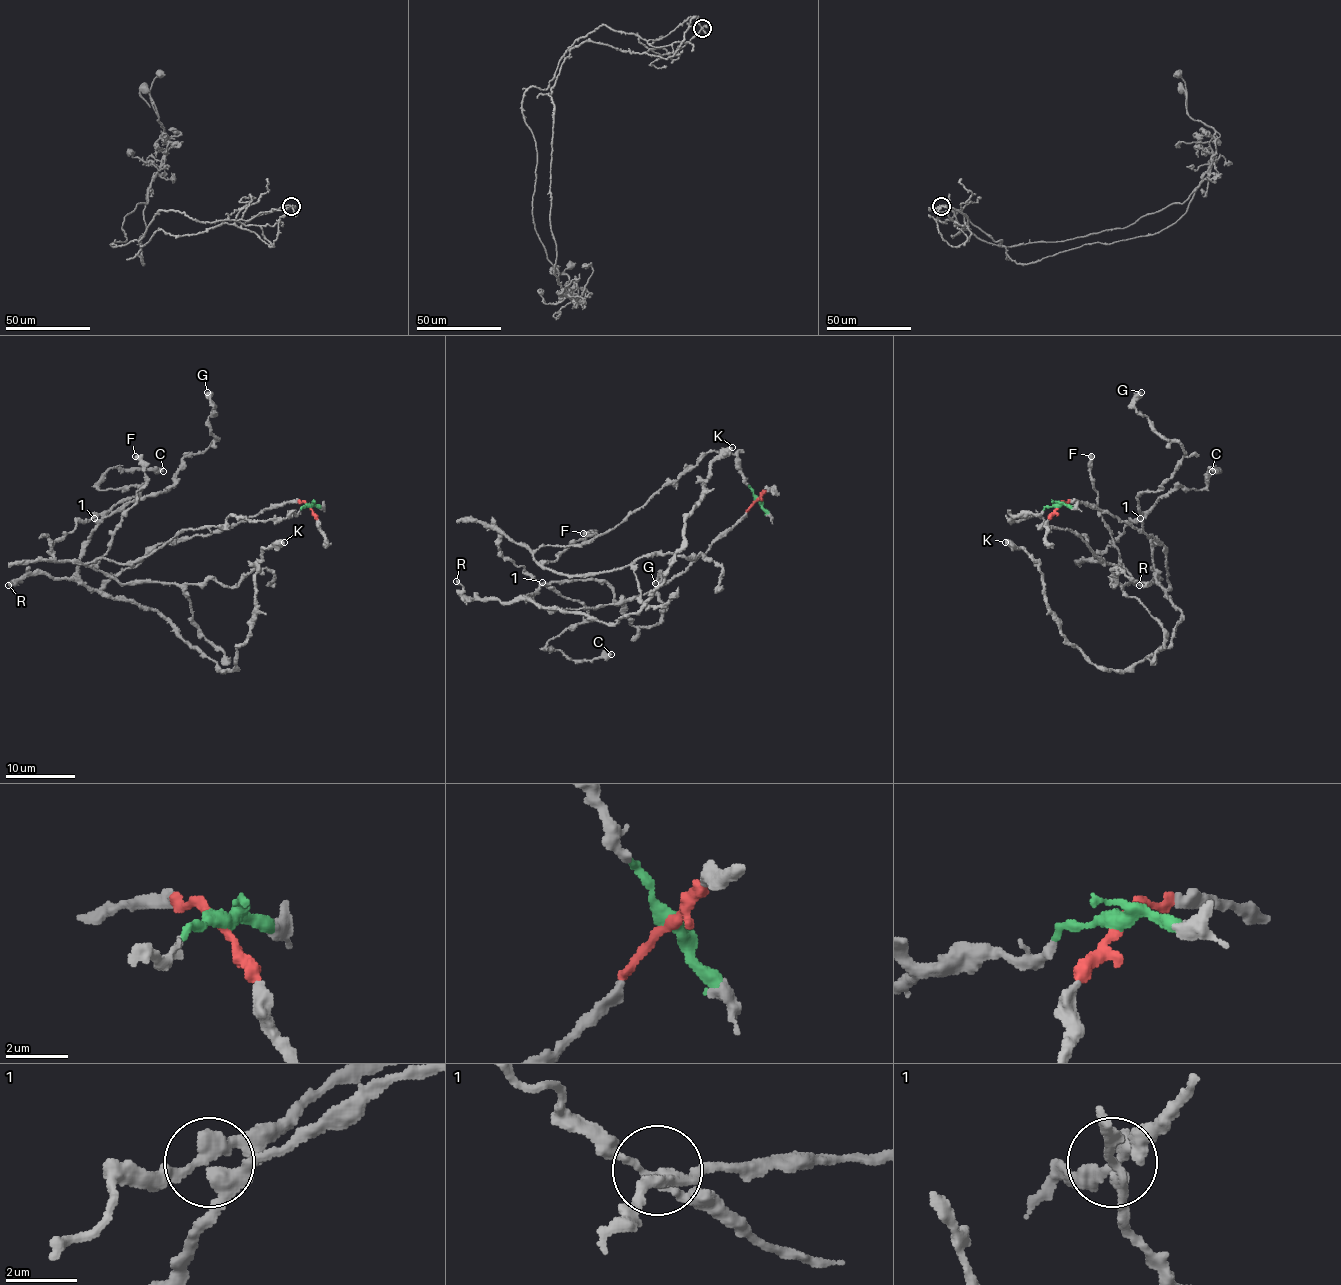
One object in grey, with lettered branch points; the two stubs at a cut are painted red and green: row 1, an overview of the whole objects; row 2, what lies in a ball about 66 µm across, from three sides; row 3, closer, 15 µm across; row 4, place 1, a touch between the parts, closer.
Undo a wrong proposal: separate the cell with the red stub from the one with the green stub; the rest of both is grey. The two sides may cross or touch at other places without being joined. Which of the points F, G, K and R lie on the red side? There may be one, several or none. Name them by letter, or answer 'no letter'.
G, K, R

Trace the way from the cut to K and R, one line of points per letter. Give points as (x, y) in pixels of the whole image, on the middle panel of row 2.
K: (757, 499), (655, 589), (551, 610), (607, 624), (636, 613), (681, 547), (712, 462), (731, 447)
R: (757, 499), (688, 566), (655, 589), (615, 603), (537, 608), (522, 599), (471, 599), (456, 580)

